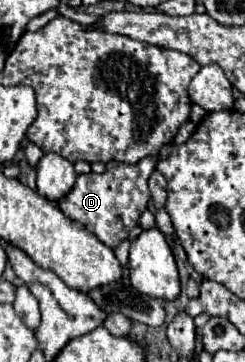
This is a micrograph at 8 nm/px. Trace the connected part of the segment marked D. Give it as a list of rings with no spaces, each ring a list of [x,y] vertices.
[[[156,156],[144,158],[136,166],[108,162],[104,174],[82,174],[78,176],[78,182],[72,188],[72,192],[58,202],[58,208],[68,218],[86,226],[86,230],[90,230],[102,244],[116,248],[122,240],[128,238],[130,230],[138,224],[140,214],[150,202],[148,178],[156,168],[156,162]]]

